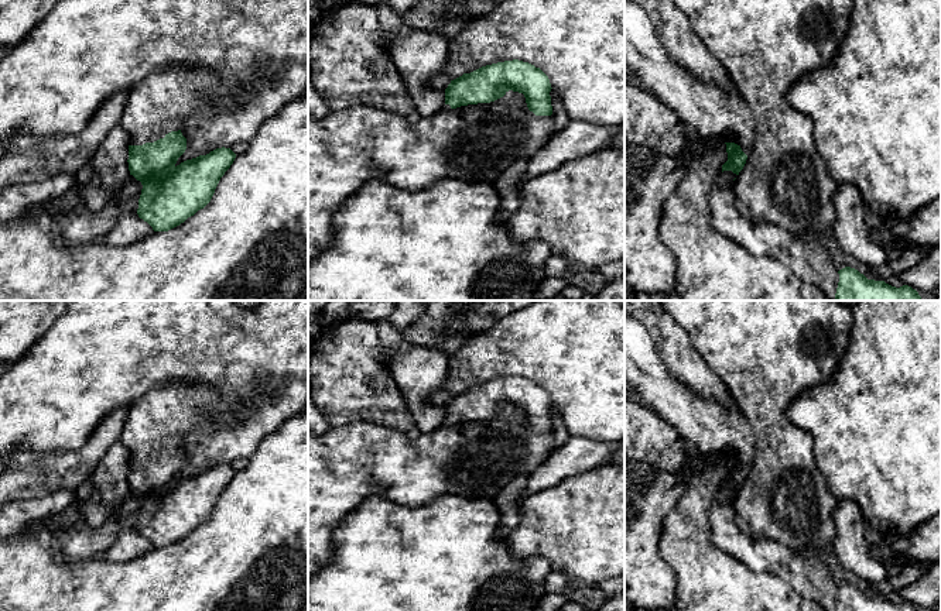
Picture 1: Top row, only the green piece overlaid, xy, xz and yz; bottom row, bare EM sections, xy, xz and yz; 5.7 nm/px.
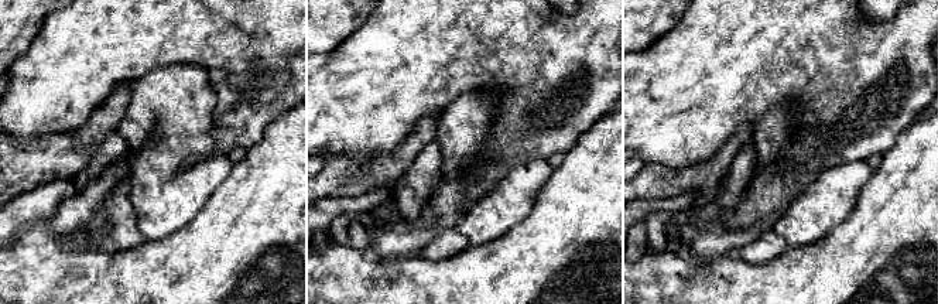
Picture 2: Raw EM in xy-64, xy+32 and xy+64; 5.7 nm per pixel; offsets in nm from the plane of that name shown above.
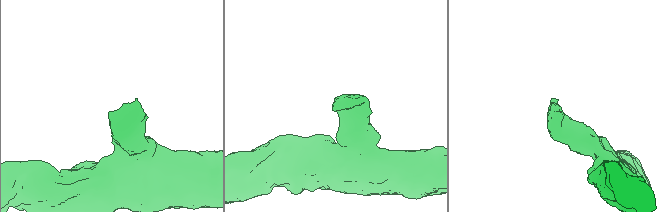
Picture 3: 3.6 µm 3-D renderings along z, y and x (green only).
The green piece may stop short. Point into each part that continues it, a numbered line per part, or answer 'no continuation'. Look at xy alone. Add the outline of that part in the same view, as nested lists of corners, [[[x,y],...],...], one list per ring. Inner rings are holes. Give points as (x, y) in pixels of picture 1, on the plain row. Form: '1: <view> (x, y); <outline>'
1: xy (163, 418); [[[161,384],[144,394],[127,412],[120,442],[129,452],[129,461],[143,461],[182,446],[205,412],[216,402],[216,394],[203,384]]]

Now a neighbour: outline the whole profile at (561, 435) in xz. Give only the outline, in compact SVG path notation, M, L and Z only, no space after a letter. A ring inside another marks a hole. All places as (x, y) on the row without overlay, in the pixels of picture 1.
M551 405L551 422L552 422L552 432L554 432L554 452L557 452L567 440L571 437L569 432L567 430L560 412Z

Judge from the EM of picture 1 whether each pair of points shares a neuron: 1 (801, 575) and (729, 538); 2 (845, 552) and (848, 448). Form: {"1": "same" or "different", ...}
{"1": "same", "2": "different"}

